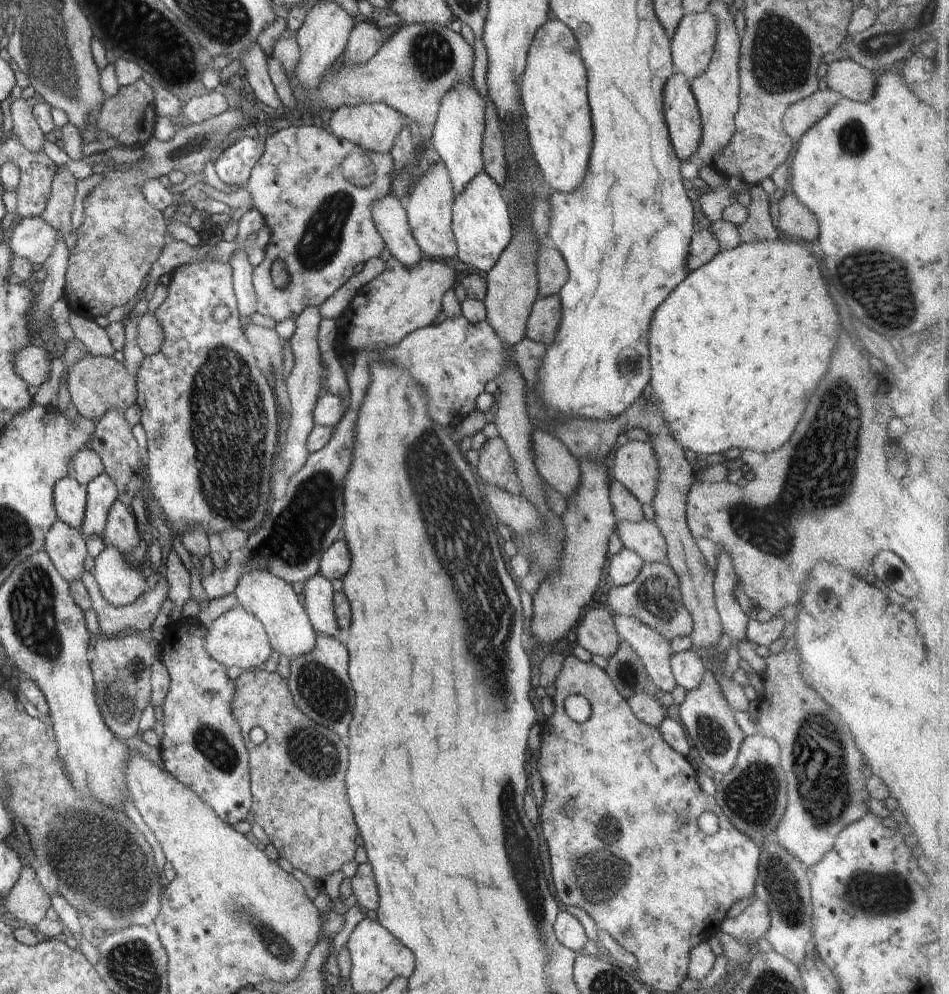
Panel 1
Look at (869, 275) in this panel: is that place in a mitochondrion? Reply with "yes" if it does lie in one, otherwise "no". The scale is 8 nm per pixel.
yes

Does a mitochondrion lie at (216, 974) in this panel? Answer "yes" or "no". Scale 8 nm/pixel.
no

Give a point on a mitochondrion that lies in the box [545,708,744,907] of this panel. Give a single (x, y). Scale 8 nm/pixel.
(715, 738)

